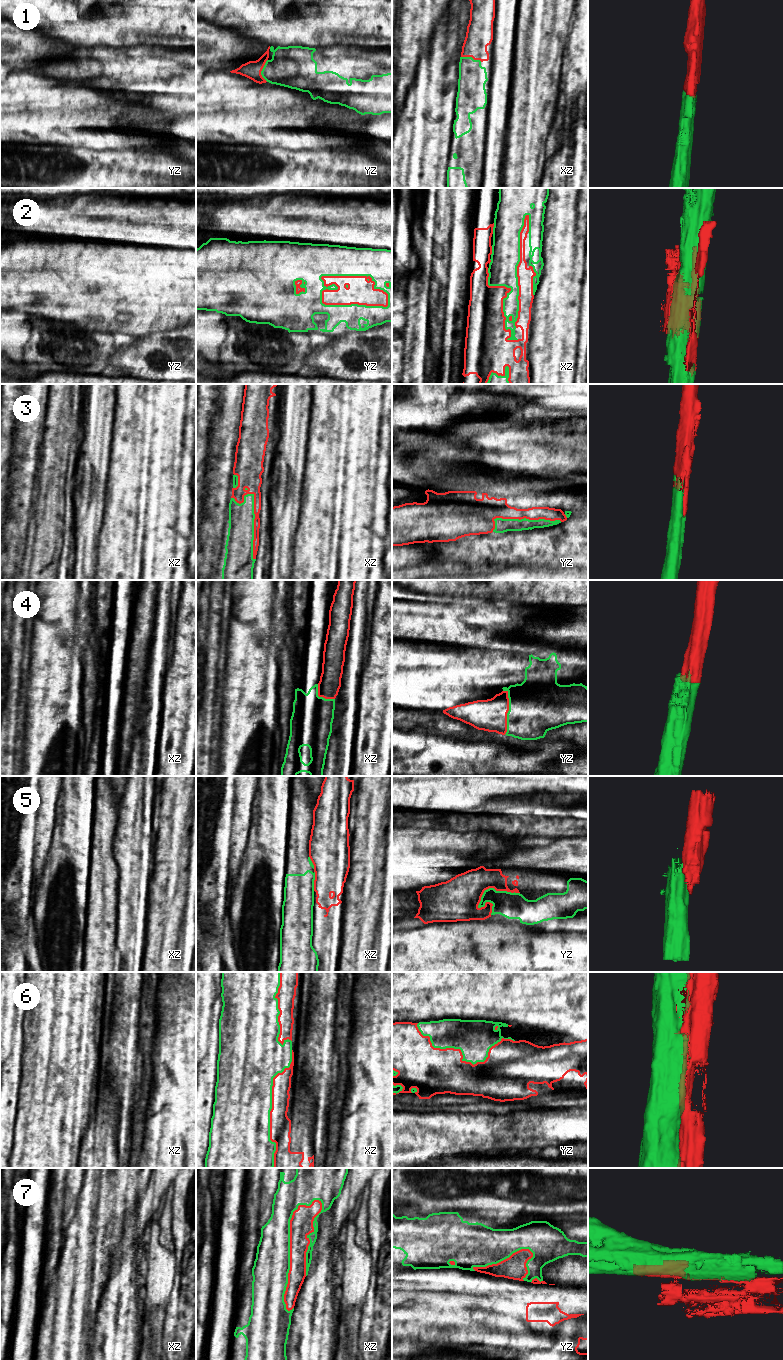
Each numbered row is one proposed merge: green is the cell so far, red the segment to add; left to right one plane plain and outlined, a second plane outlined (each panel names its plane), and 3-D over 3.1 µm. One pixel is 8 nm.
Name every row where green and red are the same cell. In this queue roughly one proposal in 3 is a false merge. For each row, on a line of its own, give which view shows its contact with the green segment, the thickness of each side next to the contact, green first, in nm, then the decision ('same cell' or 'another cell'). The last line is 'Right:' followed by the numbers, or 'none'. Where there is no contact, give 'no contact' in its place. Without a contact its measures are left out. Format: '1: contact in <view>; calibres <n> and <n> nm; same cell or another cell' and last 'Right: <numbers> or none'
1: contact in yz; calibres 340 and 140 nm; same cell
2: contact in yz; calibres 280 and 220 nm; same cell
3: contact in xz; calibres 220 and 80 nm; same cell
4: contact in yz; calibres 440 and 260 nm; same cell
5: contact in yz; calibres 200 and 300 nm; another cell
6: contact in yz; calibres 300 and 360 nm; another cell
7: contact in xz; calibres 280 and 190 nm; another cell
Right: 1, 2, 3, 4

